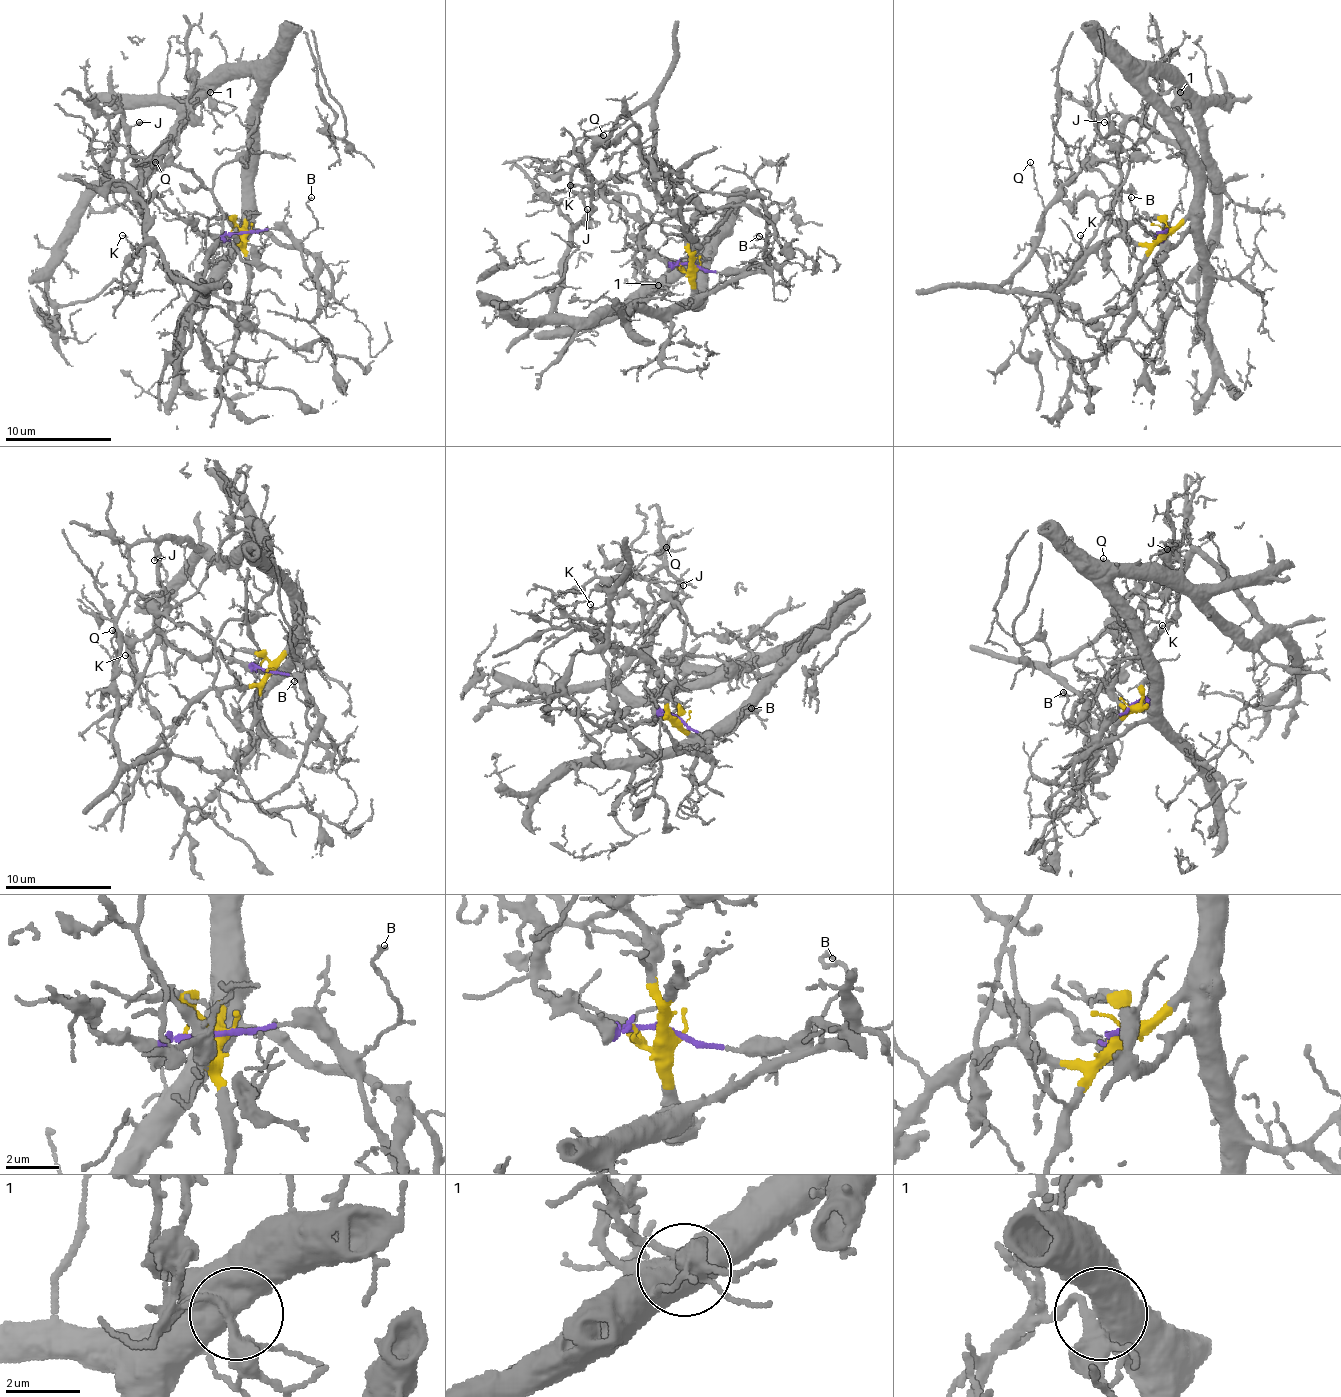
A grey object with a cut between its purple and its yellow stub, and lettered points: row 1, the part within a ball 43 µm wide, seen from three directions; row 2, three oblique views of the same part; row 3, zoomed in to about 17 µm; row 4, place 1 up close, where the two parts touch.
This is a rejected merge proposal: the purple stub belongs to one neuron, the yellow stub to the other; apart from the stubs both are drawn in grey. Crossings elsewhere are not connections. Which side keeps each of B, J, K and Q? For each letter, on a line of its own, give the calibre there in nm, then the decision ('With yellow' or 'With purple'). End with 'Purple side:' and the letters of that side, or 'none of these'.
B: Thickness 110 nm. With purple
J: Thickness 110 nm. With yellow
K: Thickness 120 nm. With yellow
Q: Thickness 90 nm. With purple
Purple side: B, Q

